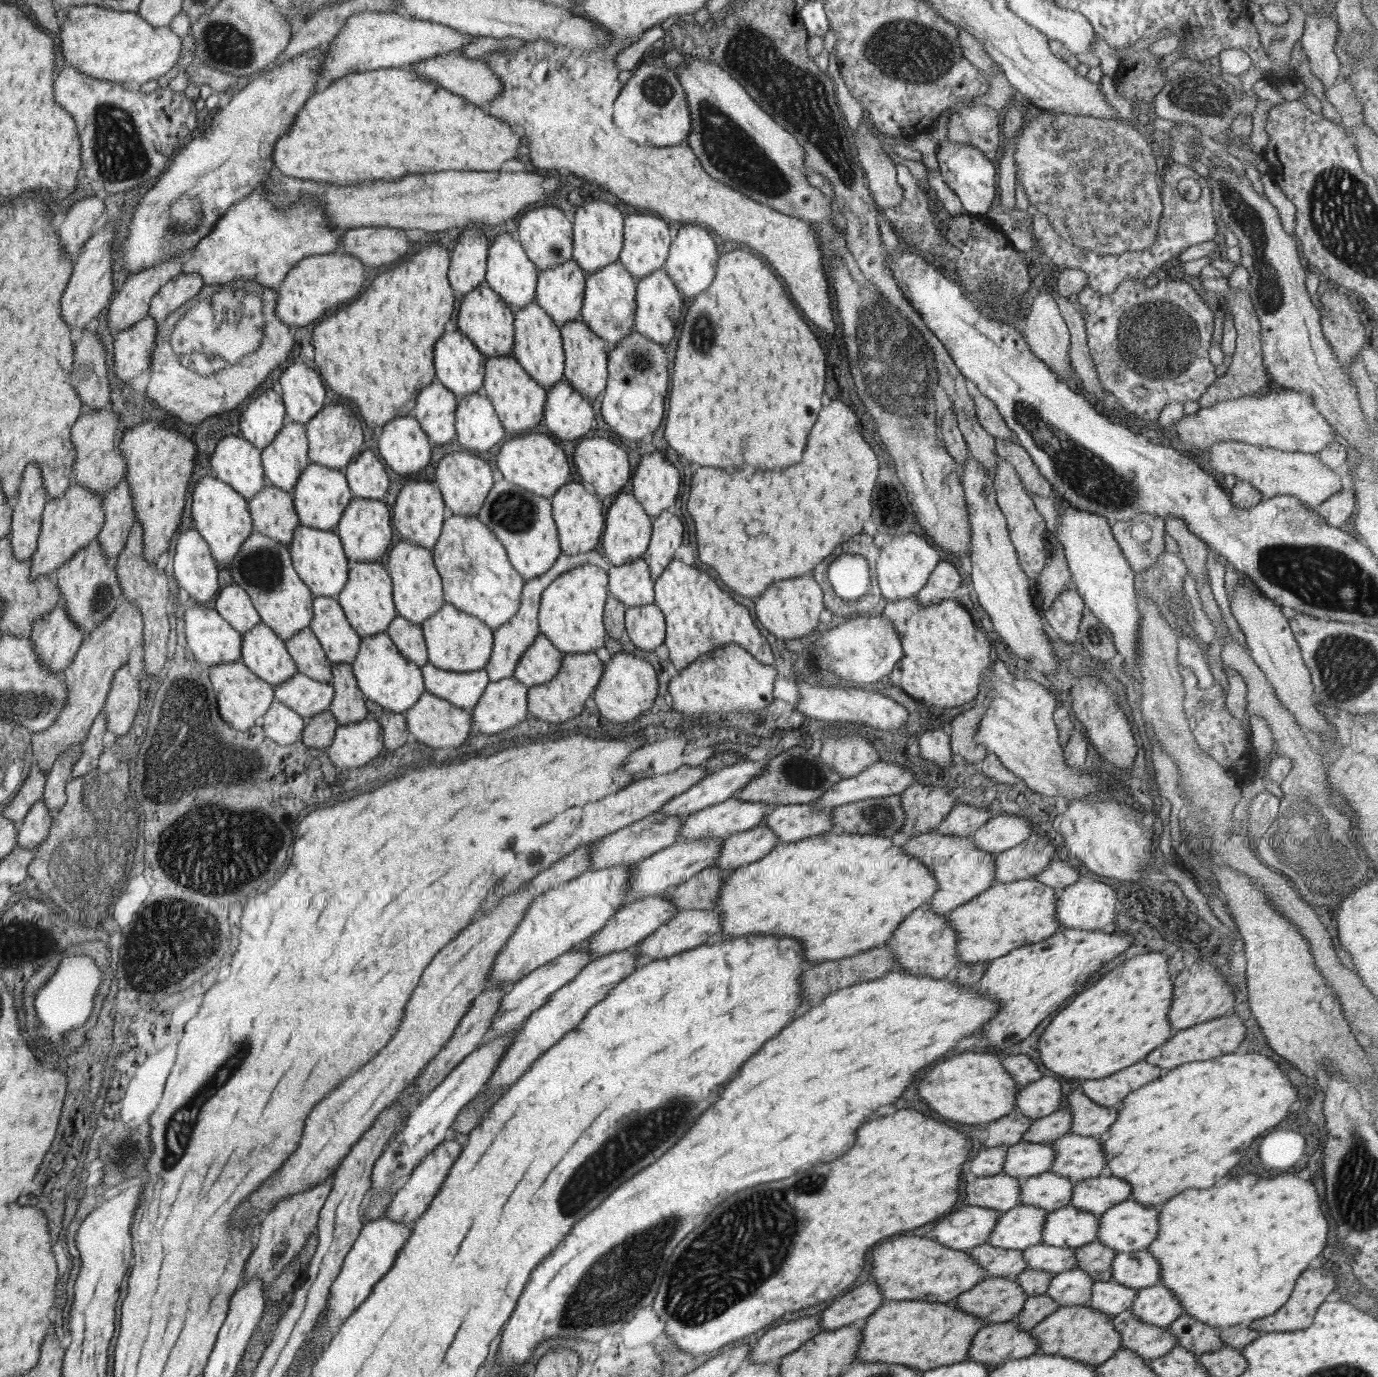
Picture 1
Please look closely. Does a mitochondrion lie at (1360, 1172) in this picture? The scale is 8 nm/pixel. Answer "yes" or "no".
yes

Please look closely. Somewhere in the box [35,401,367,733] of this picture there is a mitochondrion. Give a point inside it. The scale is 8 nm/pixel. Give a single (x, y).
(262, 568)

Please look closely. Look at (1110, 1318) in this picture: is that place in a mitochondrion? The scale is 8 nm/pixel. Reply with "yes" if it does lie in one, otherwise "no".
no

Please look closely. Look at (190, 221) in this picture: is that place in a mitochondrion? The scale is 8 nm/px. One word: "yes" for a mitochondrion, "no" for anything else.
yes

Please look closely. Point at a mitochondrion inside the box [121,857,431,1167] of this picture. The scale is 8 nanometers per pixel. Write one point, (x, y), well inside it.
(145, 945)

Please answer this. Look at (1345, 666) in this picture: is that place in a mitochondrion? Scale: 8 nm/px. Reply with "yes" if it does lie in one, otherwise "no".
yes

